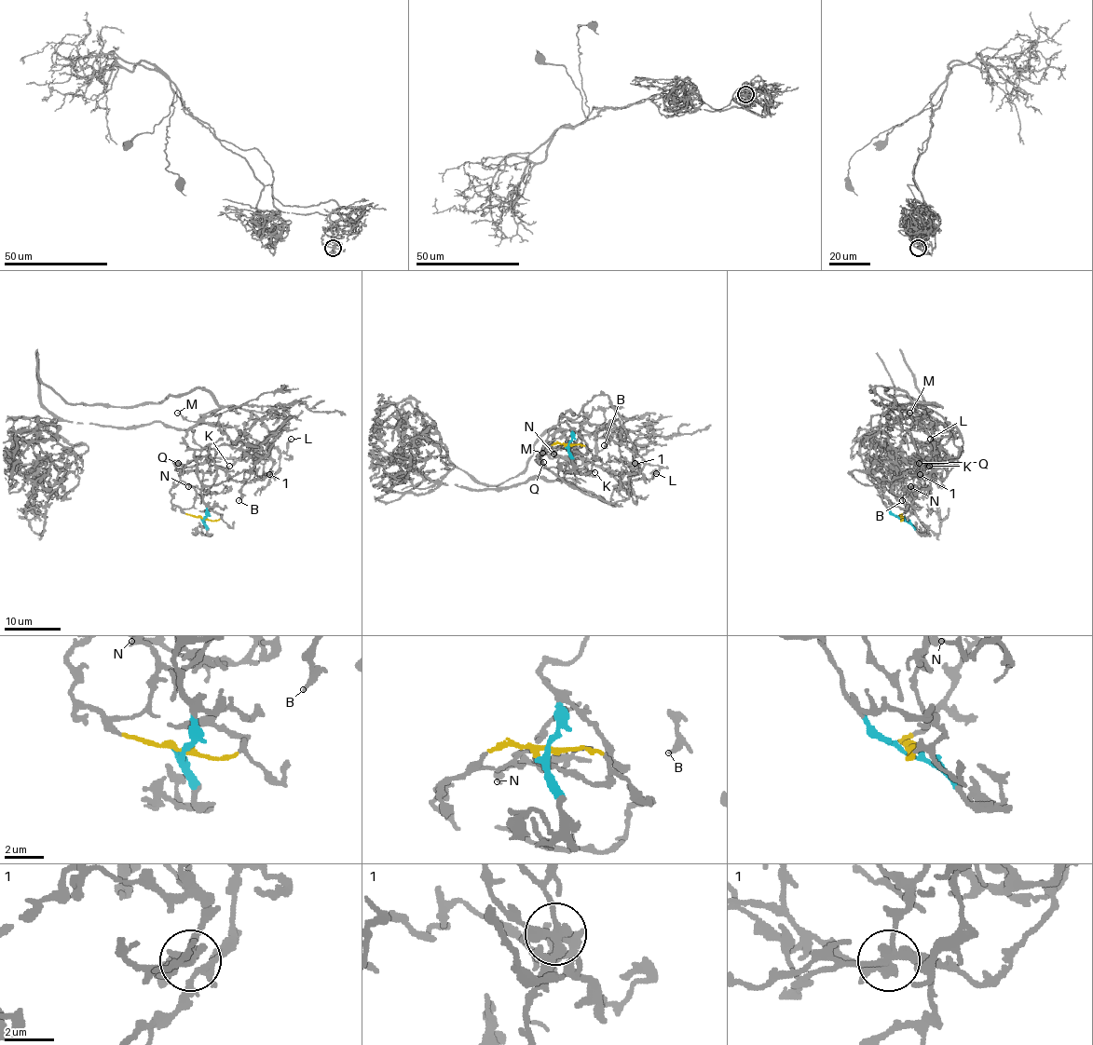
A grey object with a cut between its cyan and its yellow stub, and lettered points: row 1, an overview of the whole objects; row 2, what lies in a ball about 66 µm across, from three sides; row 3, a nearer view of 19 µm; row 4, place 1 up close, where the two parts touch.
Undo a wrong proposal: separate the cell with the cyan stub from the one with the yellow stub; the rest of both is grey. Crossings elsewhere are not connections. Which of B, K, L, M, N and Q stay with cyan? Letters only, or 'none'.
K, M, Q

